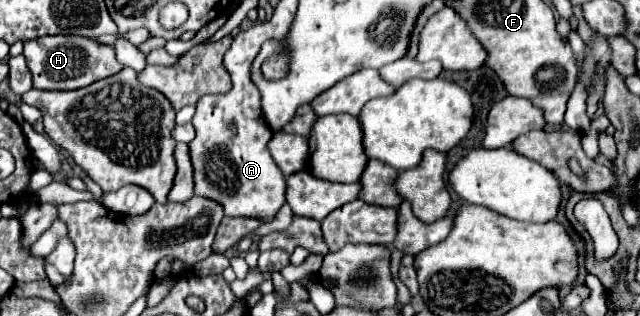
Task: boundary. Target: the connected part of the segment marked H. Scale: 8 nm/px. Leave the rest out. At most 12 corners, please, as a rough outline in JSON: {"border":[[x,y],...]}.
{"border":[[84,36],[24,42],[40,90],[118,74],[114,46]]}

